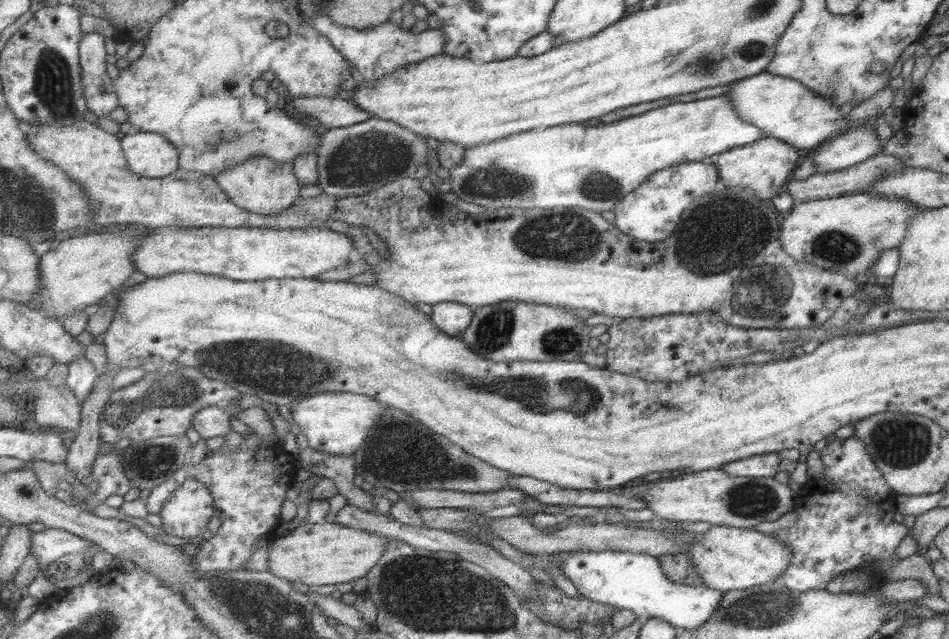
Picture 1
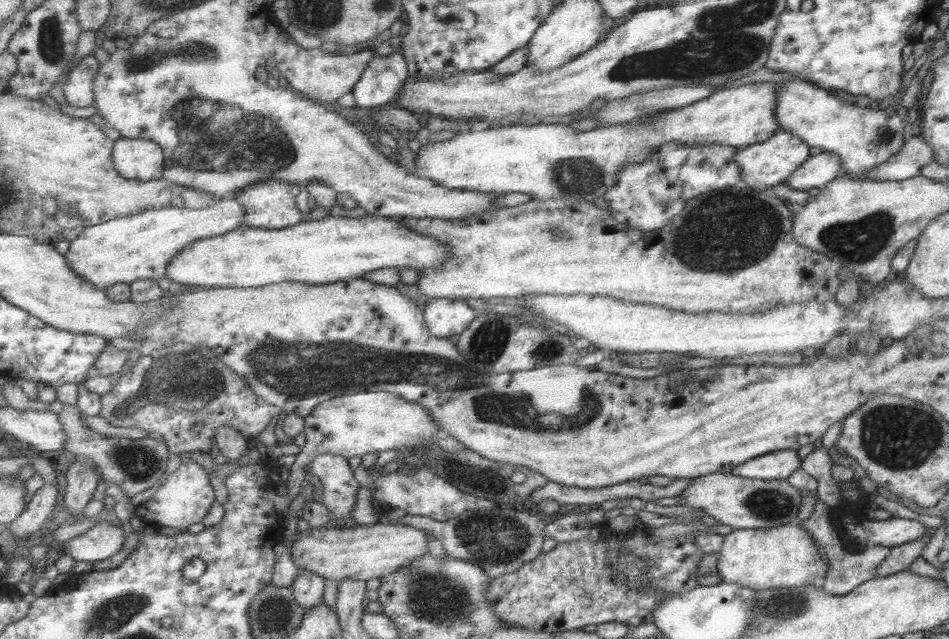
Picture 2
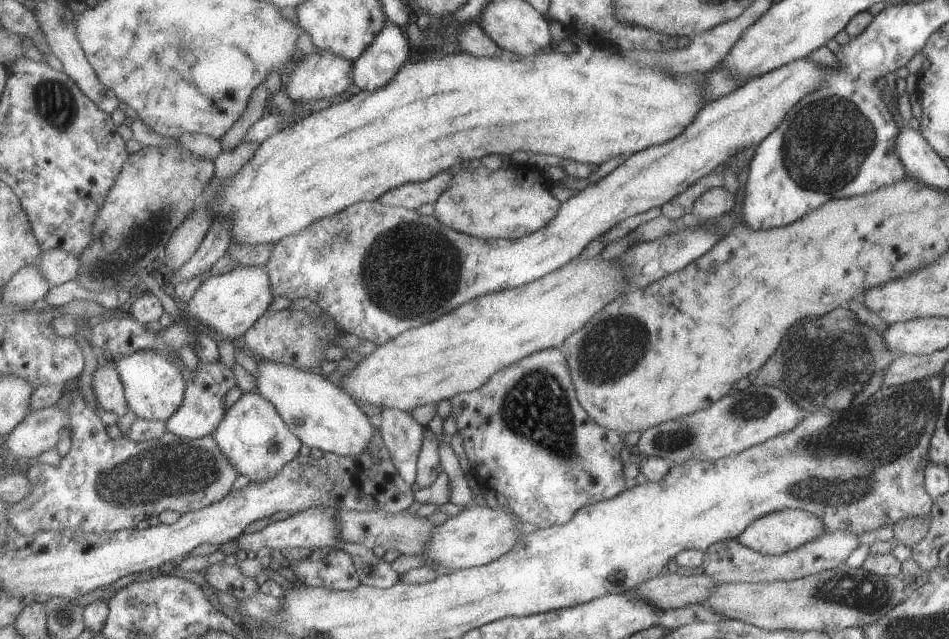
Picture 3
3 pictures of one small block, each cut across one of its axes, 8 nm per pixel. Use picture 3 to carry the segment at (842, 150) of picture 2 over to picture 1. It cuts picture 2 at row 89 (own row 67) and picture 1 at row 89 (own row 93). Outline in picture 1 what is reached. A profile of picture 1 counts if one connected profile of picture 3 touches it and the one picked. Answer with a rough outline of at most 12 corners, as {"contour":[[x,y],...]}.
{"contour":[[797,80],[731,83],[741,121],[811,152],[860,126]]}

